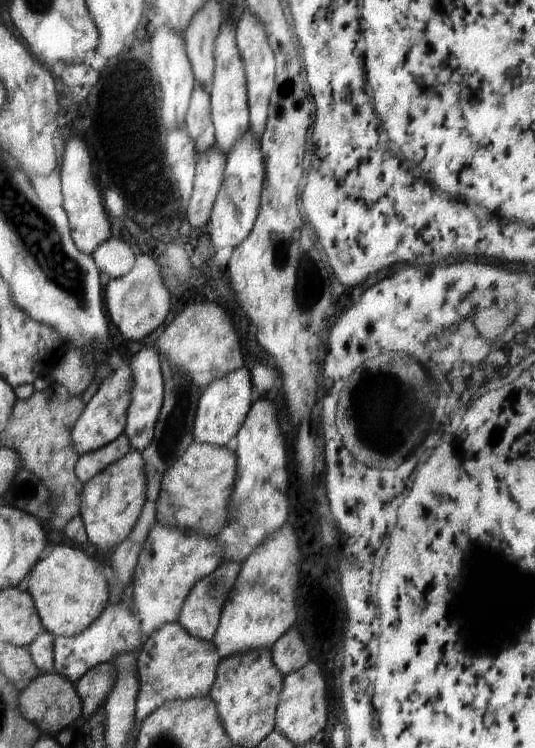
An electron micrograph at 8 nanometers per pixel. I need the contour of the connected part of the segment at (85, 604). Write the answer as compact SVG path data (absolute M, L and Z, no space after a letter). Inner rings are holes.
M66 544L56 546L49 557L36 563L31 573L27 590L33 596L44 630L53 636L71 637L80 634L108 606L109 586L100 569L100 562L83 550Z

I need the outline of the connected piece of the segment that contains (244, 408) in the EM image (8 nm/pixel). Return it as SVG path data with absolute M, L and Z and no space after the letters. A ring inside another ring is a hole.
M246 368L230 371L224 376L213 380L202 390L197 404L193 435L199 443L208 443L218 446L233 445L236 436L245 416L250 410L252 398L251 374Z

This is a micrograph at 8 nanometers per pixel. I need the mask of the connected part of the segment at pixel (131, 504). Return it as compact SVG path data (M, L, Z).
M134 449L84 483L78 513L82 517L87 540L101 548L118 546L132 532L139 519L147 499L147 490L145 462L142 453Z

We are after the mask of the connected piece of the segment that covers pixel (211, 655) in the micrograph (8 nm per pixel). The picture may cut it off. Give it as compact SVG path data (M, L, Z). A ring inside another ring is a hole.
M178 622L163 624L140 646L137 664L139 693L136 701L136 727L167 700L208 697L221 661L215 644L190 633Z

